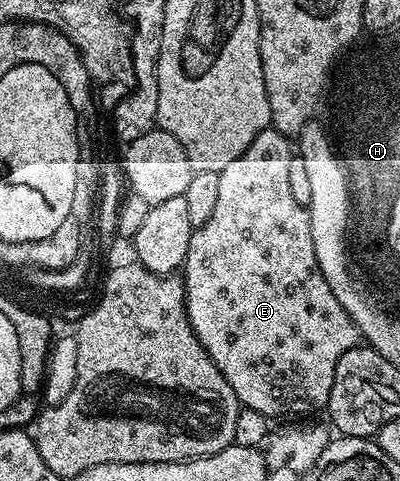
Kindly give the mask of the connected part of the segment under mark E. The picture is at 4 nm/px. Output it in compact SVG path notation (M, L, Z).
M267 129L256 136L252 145L248 145L248 149L244 149L244 153L236 157L236 161L231 161L223 171L218 172L220 190L217 191L216 205L205 223L194 228L184 264L186 316L192 325L195 337L200 341L200 345L204 345L208 357L212 357L220 373L224 373L228 385L232 385L232 393L236 393L239 404L248 409L256 409L256 413L264 413L274 421L277 421L281 415L306 415L309 411L318 410L321 412L332 393L332 377L336 377L336 361L340 361L340 357L344 357L348 349L359 346L360 343L358 326L354 324L344 305L340 305L336 293L332 293L316 259L316 245L312 243L309 210L302 207L300 201L296 201L296 197L292 197L288 181L288 161L291 154L291 140L276 130Z

